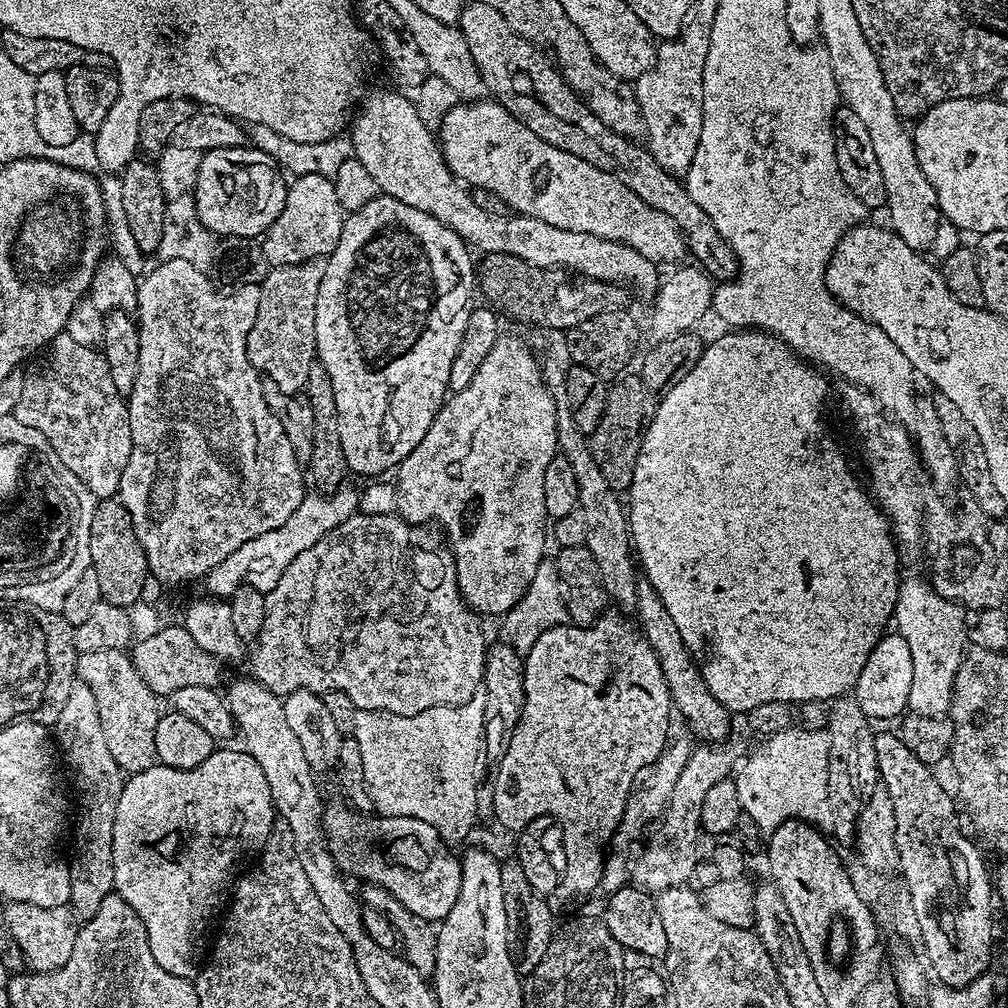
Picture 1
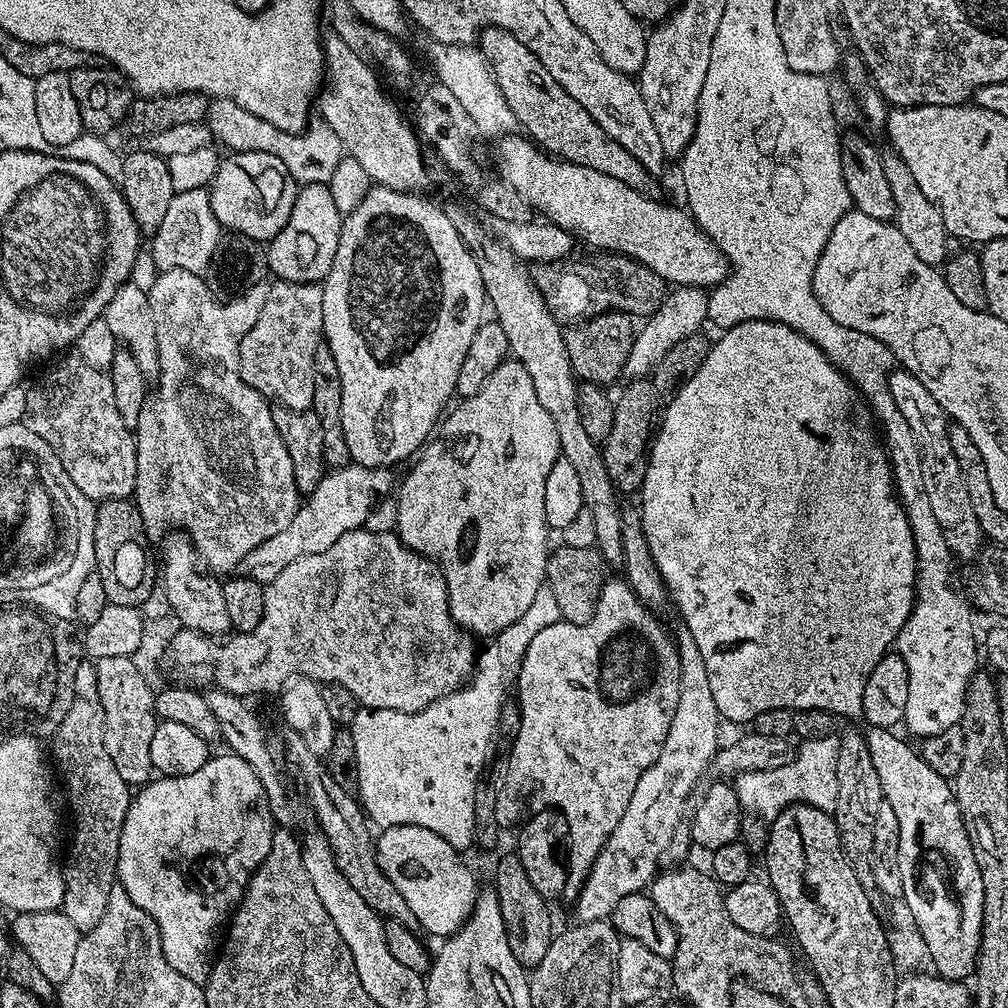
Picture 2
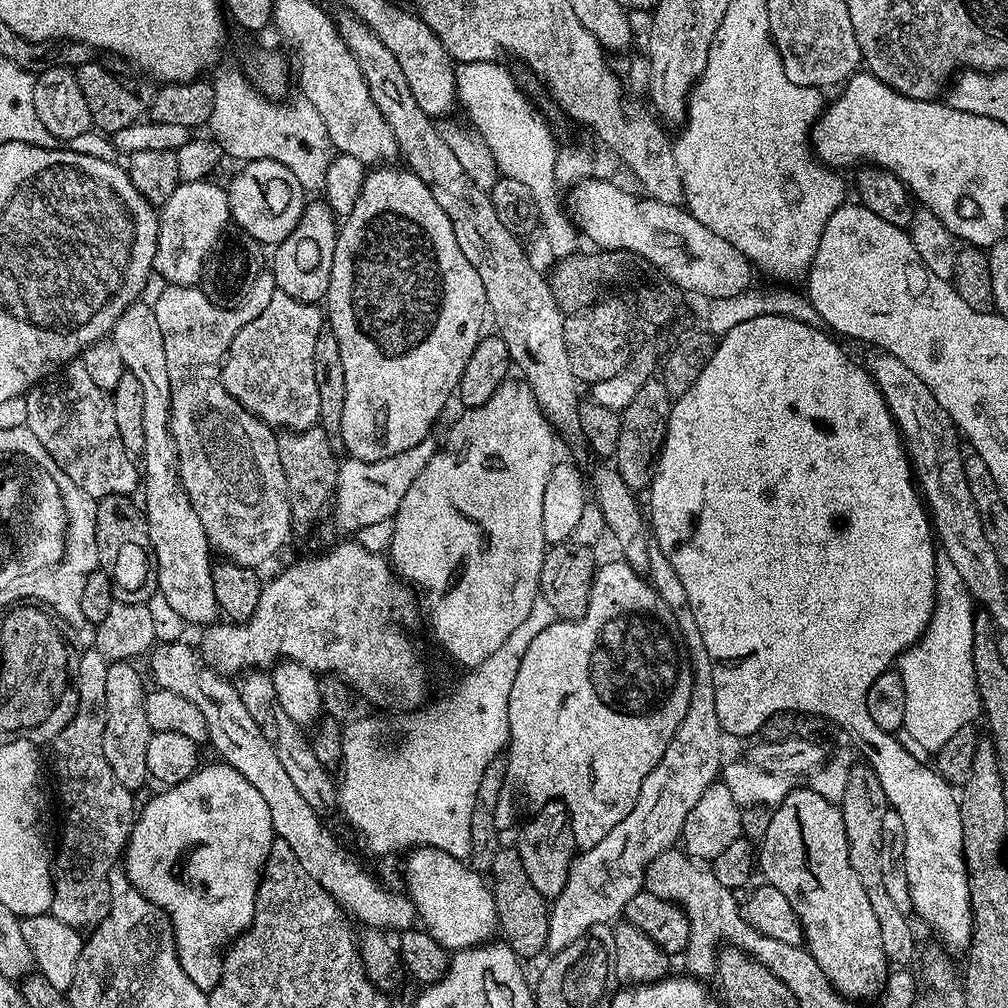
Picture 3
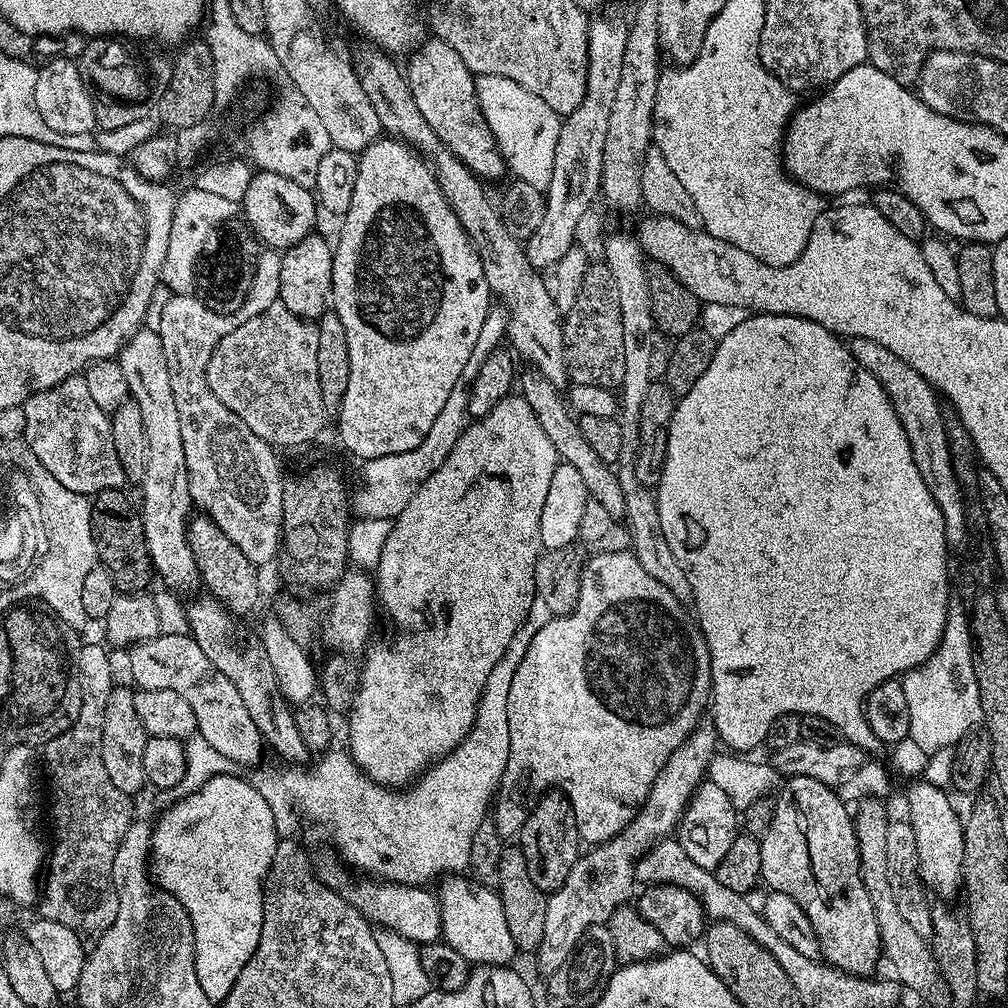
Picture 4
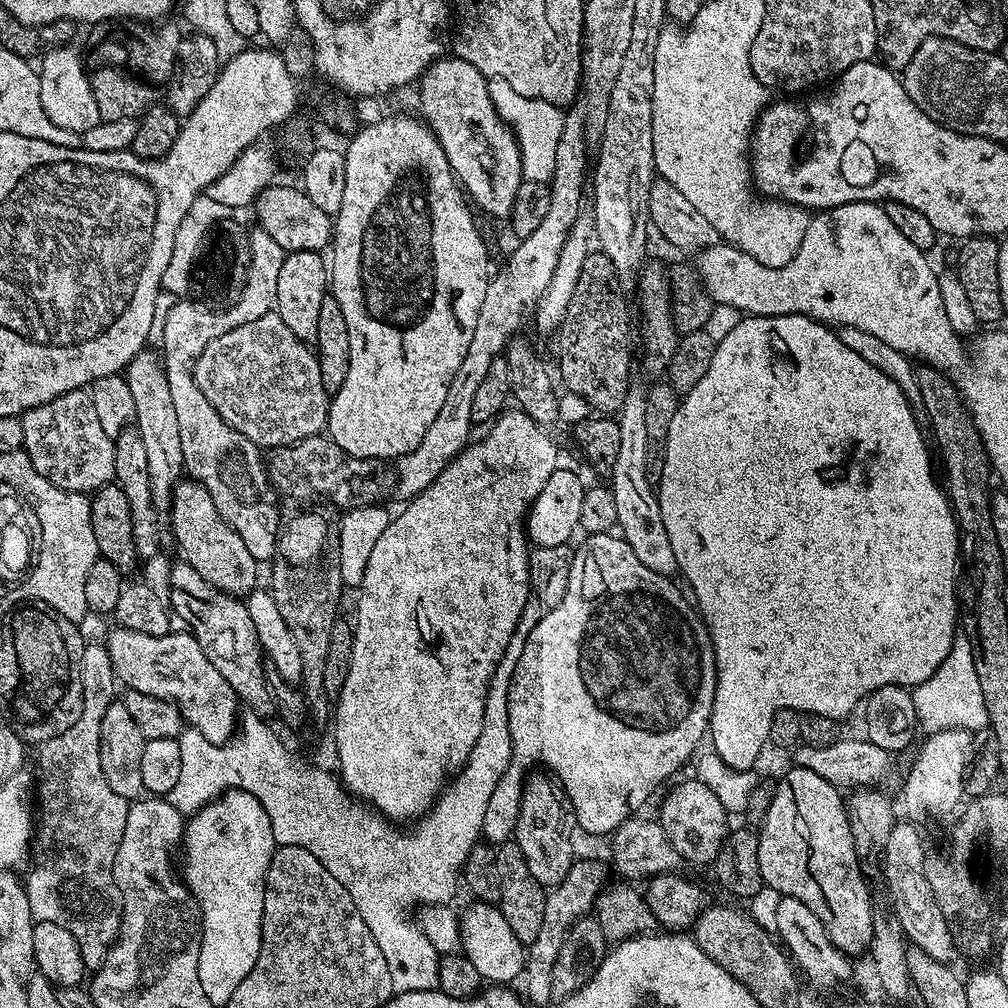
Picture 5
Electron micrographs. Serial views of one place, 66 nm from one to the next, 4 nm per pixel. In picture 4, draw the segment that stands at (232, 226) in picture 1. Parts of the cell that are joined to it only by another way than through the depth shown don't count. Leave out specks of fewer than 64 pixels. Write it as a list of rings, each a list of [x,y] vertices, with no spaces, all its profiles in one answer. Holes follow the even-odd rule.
[[[257,171],[253,175],[242,201],[243,219],[255,232],[256,239],[272,250],[289,248],[302,238],[313,235],[316,212],[318,201],[309,189],[292,182],[290,178],[266,171]]]

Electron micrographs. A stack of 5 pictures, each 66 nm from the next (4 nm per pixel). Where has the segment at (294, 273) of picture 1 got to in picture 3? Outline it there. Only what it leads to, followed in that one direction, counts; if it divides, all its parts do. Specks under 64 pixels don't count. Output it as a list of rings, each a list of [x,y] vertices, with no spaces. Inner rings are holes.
[[[277,289],[266,309],[234,336],[234,341],[229,346],[225,361],[221,365],[224,388],[244,408],[251,410],[269,427],[287,431],[315,427],[319,423],[321,402],[318,384],[314,379],[314,347],[318,334],[323,330],[324,312],[319,305],[296,300]]]

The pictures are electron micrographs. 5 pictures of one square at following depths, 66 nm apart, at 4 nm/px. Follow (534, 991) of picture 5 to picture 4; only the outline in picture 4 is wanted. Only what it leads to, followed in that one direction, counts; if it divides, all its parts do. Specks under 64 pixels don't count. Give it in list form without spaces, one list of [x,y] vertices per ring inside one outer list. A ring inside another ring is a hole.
[[[703,719],[686,742],[667,759],[636,817],[614,839],[589,847],[576,859],[574,866],[570,866],[566,882],[562,882],[558,891],[548,896],[542,942],[538,942],[534,953],[541,977],[552,976],[554,970],[558,970],[558,966],[570,958],[586,930],[607,925],[614,910],[629,903],[633,895],[632,884],[637,883],[636,861],[649,852],[657,841],[669,837],[676,830],[689,798],[707,777],[709,764],[717,755],[718,745],[719,736],[711,719]]]

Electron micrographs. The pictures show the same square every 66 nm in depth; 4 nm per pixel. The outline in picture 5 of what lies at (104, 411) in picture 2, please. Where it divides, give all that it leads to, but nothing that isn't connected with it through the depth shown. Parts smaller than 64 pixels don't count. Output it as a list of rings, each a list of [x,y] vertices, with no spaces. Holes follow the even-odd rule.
[[[87,391],[67,392],[42,406],[25,412],[22,417],[22,434],[24,435],[22,452],[32,463],[32,469],[64,492],[91,494],[97,492],[99,488],[105,488],[116,479],[114,470],[116,441],[106,434],[106,430],[102,430],[98,422],[98,414],[94,414],[91,395]]]

